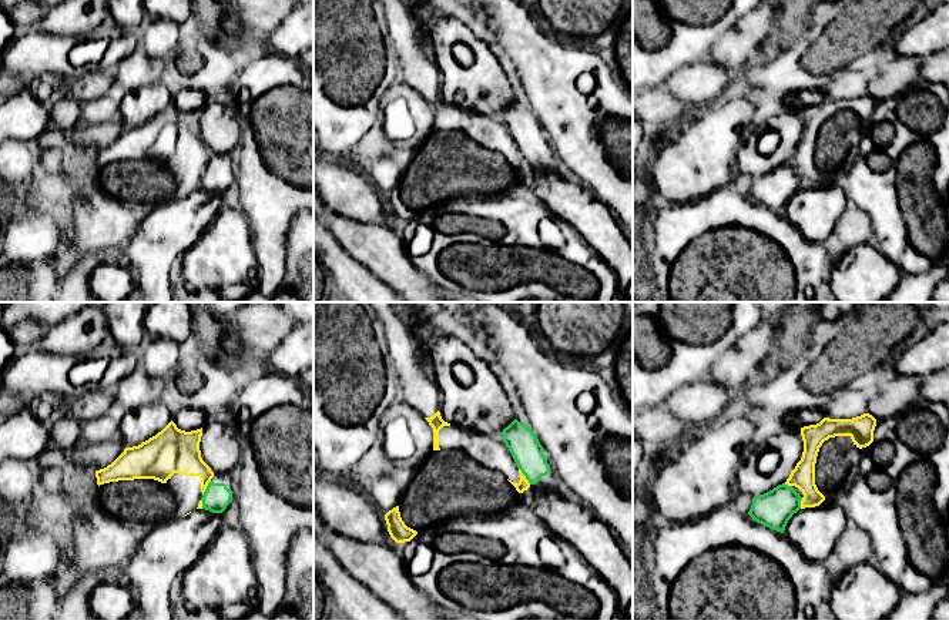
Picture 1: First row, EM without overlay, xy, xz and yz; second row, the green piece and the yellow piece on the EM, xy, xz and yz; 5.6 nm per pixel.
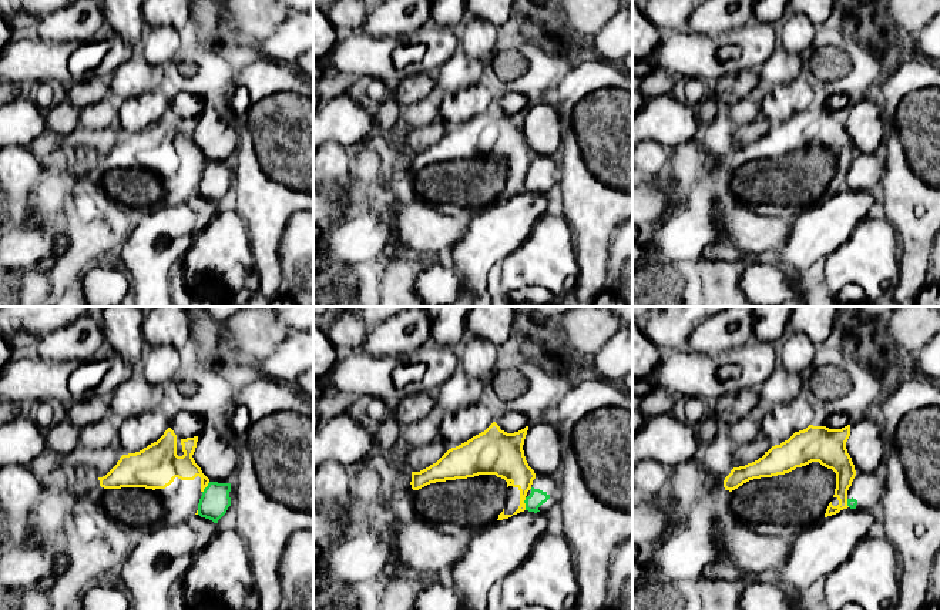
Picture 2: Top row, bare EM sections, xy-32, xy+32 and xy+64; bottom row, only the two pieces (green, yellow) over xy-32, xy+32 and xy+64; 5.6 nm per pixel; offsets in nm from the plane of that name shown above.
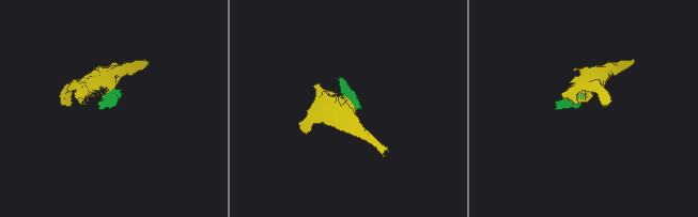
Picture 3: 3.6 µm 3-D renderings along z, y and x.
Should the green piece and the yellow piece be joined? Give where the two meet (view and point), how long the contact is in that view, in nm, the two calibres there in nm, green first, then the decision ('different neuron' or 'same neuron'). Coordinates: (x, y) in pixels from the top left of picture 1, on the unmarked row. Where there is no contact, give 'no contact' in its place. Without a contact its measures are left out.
contact xz (525, 156); length 120 nm; calibres 170 and 70 nm; different neuron

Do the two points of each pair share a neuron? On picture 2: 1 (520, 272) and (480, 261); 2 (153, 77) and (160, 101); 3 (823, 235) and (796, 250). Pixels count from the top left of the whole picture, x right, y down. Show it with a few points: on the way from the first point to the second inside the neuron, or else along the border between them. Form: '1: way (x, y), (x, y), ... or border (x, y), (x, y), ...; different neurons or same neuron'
1: border (527, 237), (502, 260); different neurons
2: border (160, 87), (124, 99); different neurons
3: way (816, 235), (803, 247); same neuron

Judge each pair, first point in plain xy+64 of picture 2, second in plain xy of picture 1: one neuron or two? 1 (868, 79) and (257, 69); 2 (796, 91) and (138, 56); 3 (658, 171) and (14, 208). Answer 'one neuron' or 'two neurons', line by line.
1: two neurons
2: two neurons
3: one neuron

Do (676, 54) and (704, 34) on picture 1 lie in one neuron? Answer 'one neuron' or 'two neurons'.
one neuron

